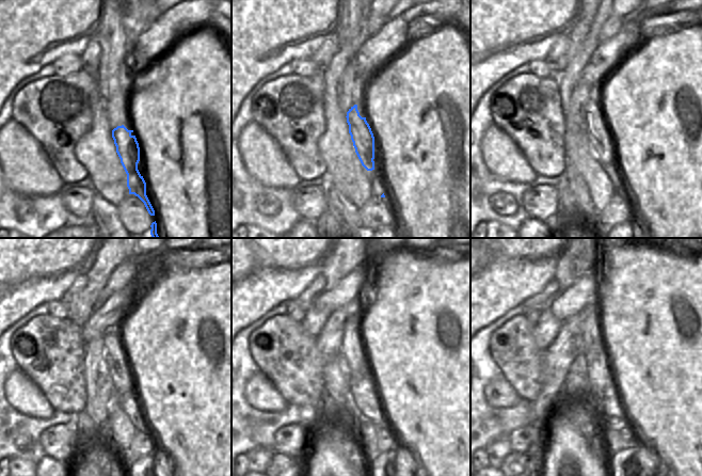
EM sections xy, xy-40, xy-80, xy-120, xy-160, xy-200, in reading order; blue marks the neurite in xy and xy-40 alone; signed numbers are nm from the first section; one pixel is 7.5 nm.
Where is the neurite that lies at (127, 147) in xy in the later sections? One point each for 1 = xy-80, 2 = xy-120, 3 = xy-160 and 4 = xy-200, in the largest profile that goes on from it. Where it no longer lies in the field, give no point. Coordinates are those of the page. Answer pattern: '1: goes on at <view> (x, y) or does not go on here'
1: goes on at xy-80 (599, 135)
2: goes on at xy-120 (114, 354)
3: goes on at xy-160 (353, 351)
4: goes on at xy-200 (591, 338)

